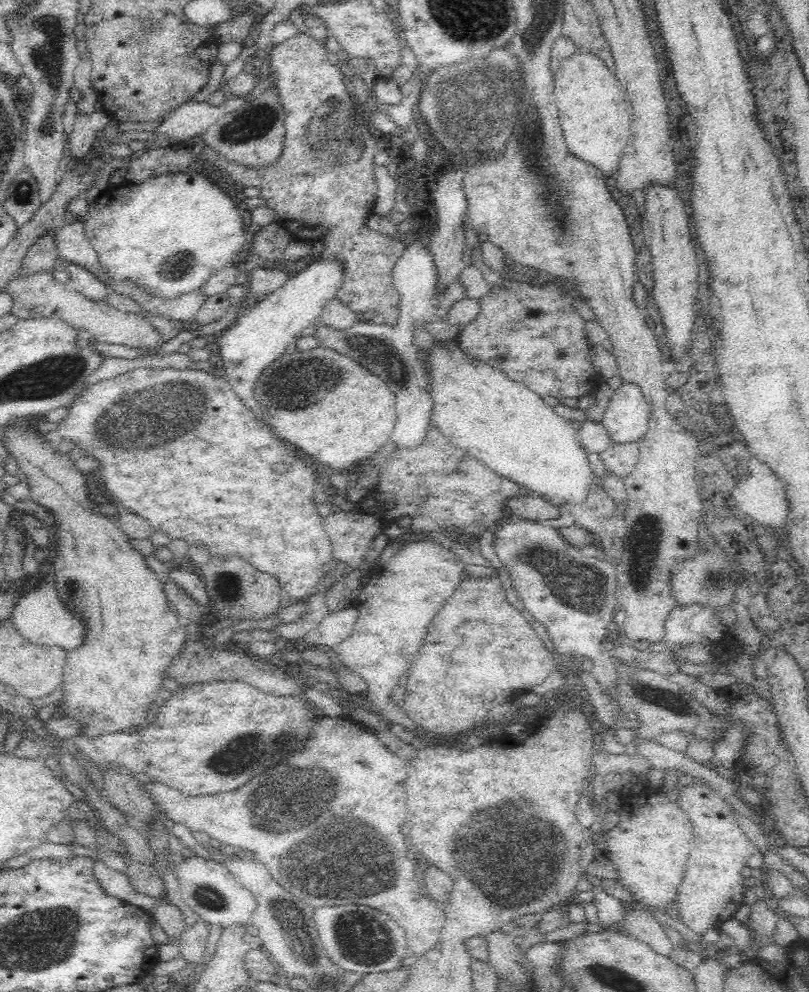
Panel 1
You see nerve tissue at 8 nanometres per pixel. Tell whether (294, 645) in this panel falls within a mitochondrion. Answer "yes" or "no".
no

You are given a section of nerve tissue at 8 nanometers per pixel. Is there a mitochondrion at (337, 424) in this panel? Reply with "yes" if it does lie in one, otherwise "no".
no

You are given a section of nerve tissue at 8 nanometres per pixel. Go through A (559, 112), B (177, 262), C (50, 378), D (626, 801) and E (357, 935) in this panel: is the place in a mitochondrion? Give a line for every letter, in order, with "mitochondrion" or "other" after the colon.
A: other
B: mitochondrion
C: mitochondrion
D: other
E: mitochondrion

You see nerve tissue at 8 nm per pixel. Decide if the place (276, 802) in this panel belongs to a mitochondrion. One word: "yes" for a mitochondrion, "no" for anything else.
yes

